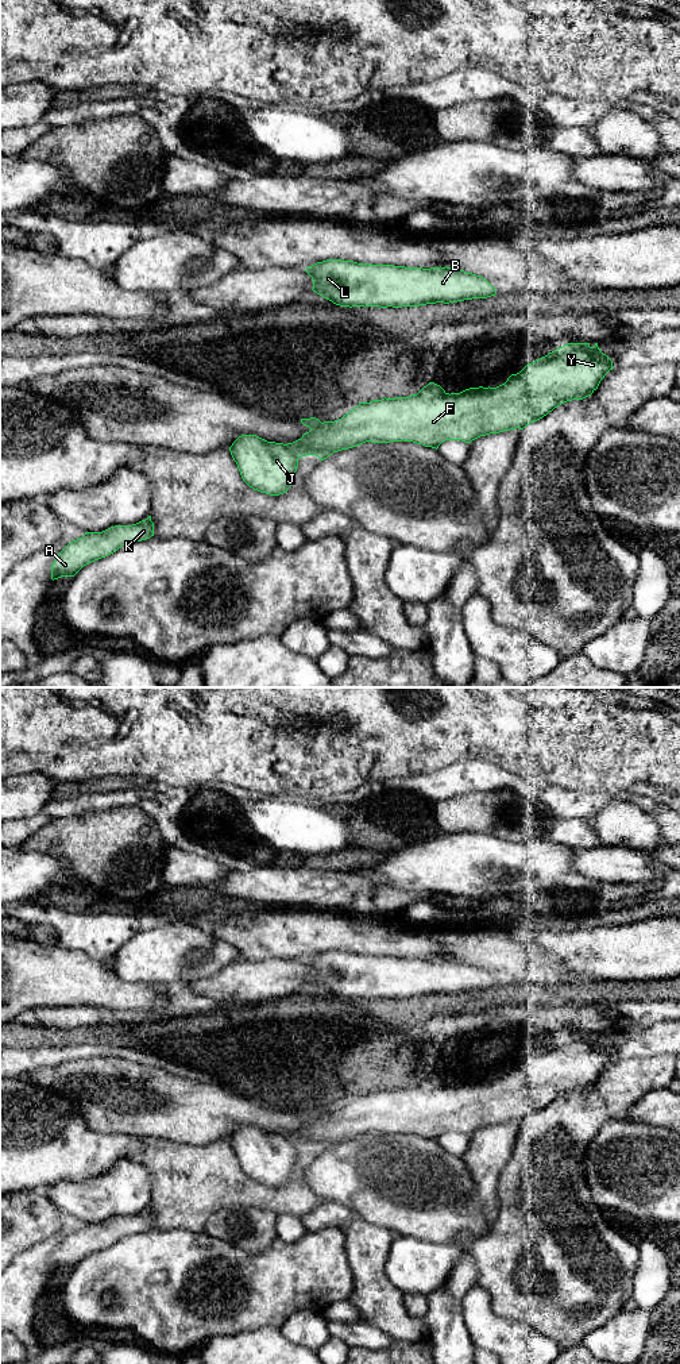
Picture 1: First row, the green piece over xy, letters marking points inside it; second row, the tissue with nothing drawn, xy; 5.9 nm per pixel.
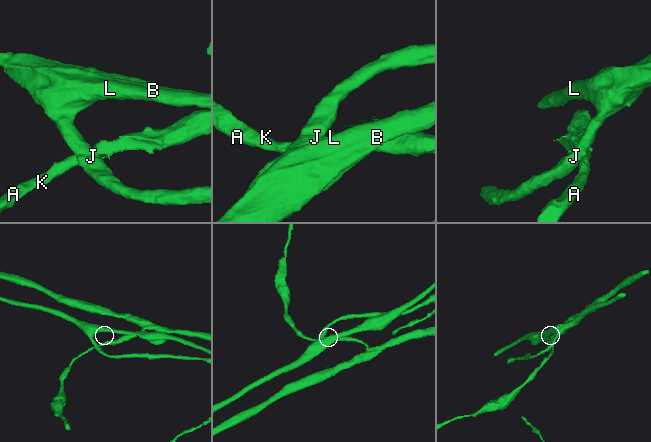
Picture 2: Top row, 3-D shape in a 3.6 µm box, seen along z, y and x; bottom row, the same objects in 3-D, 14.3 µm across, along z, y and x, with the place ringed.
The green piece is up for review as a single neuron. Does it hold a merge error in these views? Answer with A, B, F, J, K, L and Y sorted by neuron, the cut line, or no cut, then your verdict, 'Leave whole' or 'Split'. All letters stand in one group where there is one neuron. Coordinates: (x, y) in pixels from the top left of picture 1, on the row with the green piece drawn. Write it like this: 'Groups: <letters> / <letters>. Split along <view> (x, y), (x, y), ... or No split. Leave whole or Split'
Groups: A F K Y / B J L. Split along xy (285, 444), (297, 458). Split

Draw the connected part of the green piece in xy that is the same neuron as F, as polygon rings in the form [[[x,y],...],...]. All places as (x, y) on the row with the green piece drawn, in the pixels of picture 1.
[[[568,343],[548,355],[528,363],[519,373],[511,374],[497,388],[470,388],[460,393],[447,393],[440,385],[429,382],[417,394],[360,402],[341,419],[321,423],[316,417],[301,419],[310,428],[301,439],[286,447],[295,458],[316,455],[320,461],[333,452],[360,446],[366,442],[413,442],[438,448],[445,440],[472,440],[490,434],[523,429],[561,404],[591,396],[604,375],[613,370],[613,361],[603,354],[598,343]]]

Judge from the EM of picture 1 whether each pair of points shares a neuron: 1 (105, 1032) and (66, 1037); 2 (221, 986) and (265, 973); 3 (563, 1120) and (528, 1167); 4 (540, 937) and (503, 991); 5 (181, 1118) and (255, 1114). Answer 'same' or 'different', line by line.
1: same
2: same
3: same
4: different
5: same

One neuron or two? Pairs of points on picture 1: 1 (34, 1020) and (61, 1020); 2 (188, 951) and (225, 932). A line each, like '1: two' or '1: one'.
1: one
2: two

